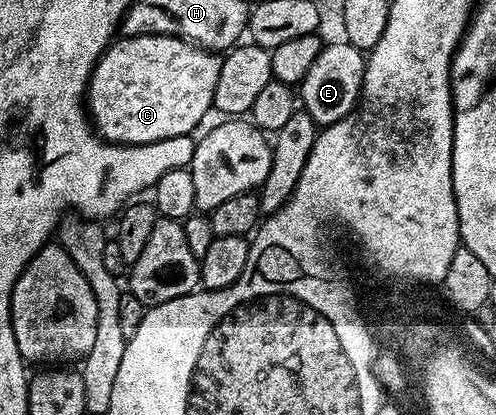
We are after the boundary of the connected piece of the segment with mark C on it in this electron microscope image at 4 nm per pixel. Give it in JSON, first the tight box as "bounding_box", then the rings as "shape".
{"bounding_box":[87,35,221,145],"shape":[[[139,35],[138,37],[122,36],[114,40],[105,54],[97,60],[97,66],[89,77],[89,88],[87,90],[87,112],[92,120],[93,127],[97,133],[111,142],[112,145],[150,145],[156,141],[172,141],[179,137],[192,134],[198,123],[207,114],[209,108],[213,107],[213,96],[215,95],[215,83],[219,83],[219,71],[221,70],[221,57],[216,52],[203,49],[192,41],[184,41],[182,37],[168,37],[167,35]]]}

